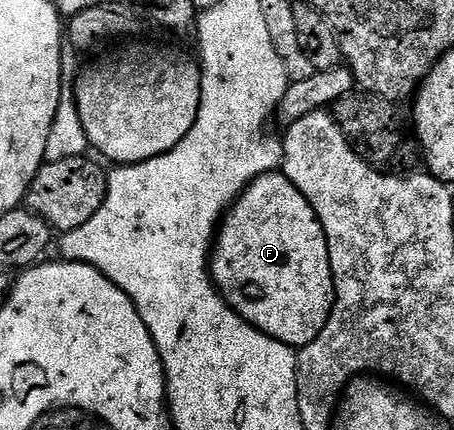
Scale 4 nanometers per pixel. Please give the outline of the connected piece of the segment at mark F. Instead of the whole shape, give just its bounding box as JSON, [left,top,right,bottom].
[211,172,335,345]

